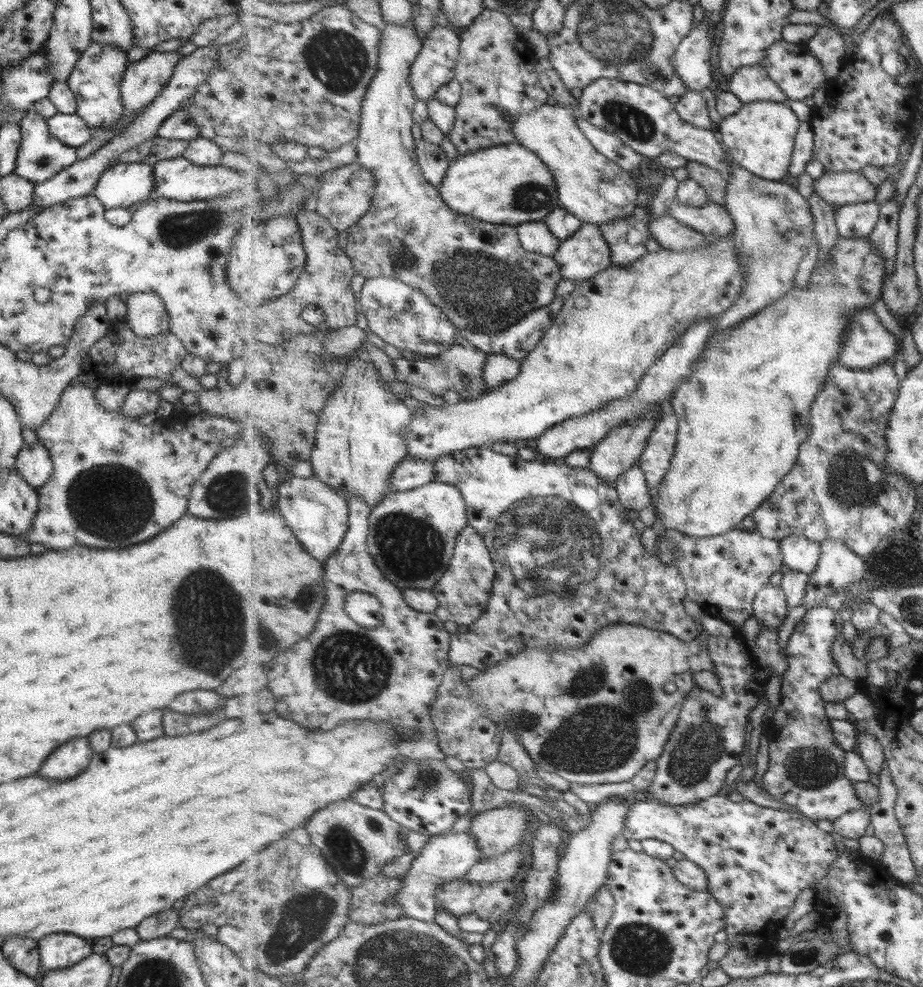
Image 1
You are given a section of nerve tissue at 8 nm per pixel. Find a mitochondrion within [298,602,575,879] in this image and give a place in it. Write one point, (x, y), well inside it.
(351, 668)

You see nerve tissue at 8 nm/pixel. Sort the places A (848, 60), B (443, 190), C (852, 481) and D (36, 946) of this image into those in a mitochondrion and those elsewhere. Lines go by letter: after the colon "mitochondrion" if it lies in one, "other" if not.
A: other
B: other
C: mitochondrion
D: other

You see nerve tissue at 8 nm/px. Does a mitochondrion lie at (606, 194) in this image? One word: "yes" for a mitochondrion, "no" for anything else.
no

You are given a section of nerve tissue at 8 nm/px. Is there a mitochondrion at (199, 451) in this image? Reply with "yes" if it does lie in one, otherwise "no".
no

